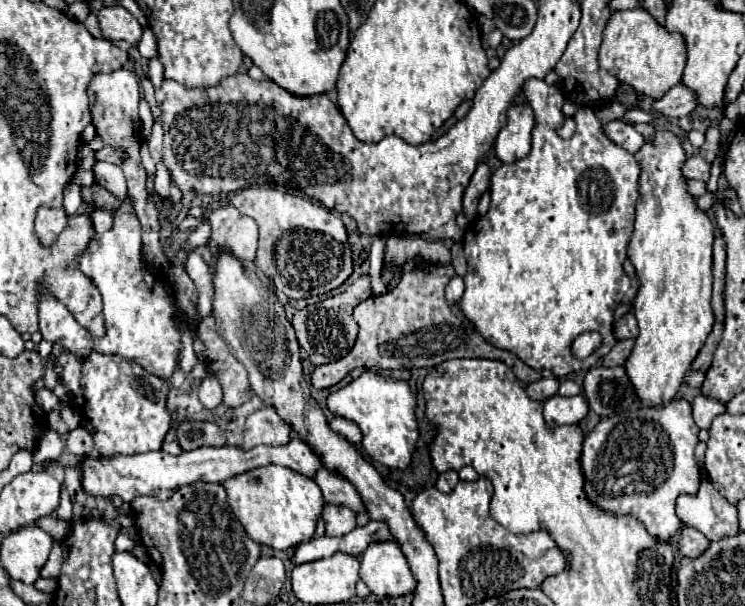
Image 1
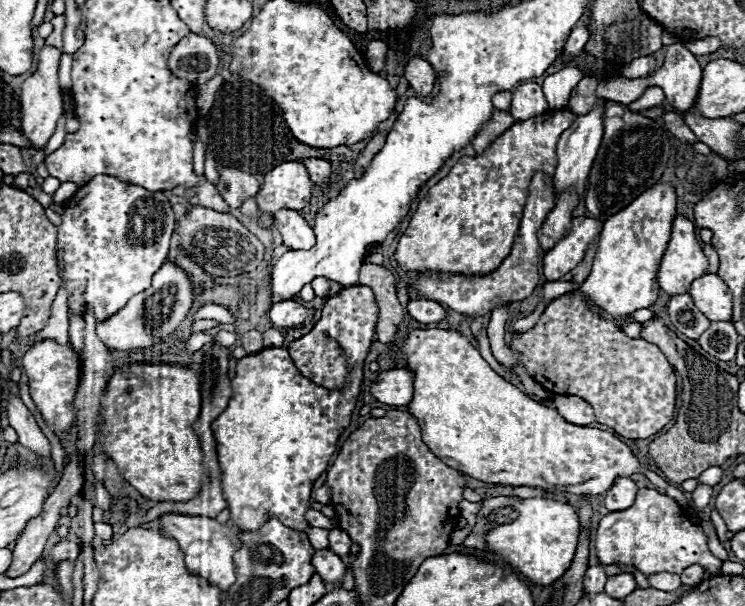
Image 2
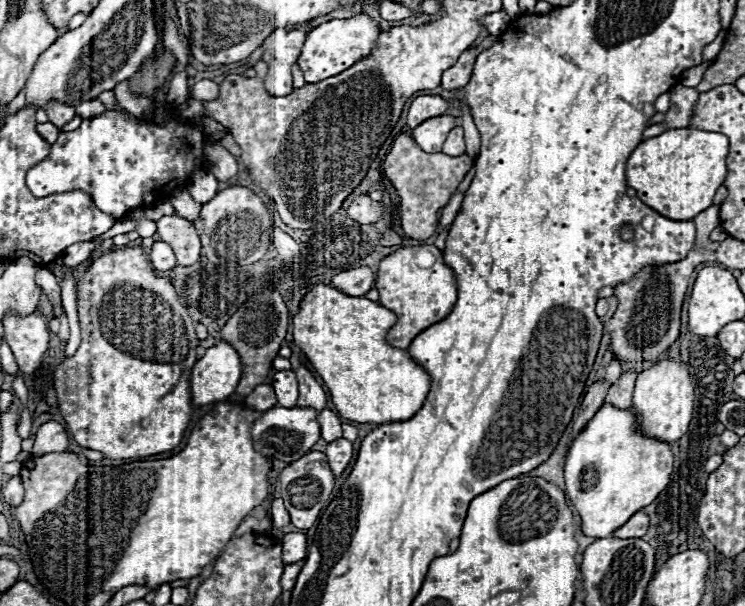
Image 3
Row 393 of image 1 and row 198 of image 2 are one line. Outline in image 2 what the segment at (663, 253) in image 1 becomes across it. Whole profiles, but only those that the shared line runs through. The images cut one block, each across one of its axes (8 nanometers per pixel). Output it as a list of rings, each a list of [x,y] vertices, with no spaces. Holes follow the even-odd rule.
[[[656,184],[632,204],[628,204],[620,214],[614,214],[604,222],[598,252],[592,264],[590,276],[582,282],[580,292],[592,298],[602,310],[612,314],[616,320],[626,318],[628,314],[650,308],[658,298],[658,266],[664,256],[664,250],[670,240],[672,222],[678,216],[676,208],[676,190],[670,184]]]

